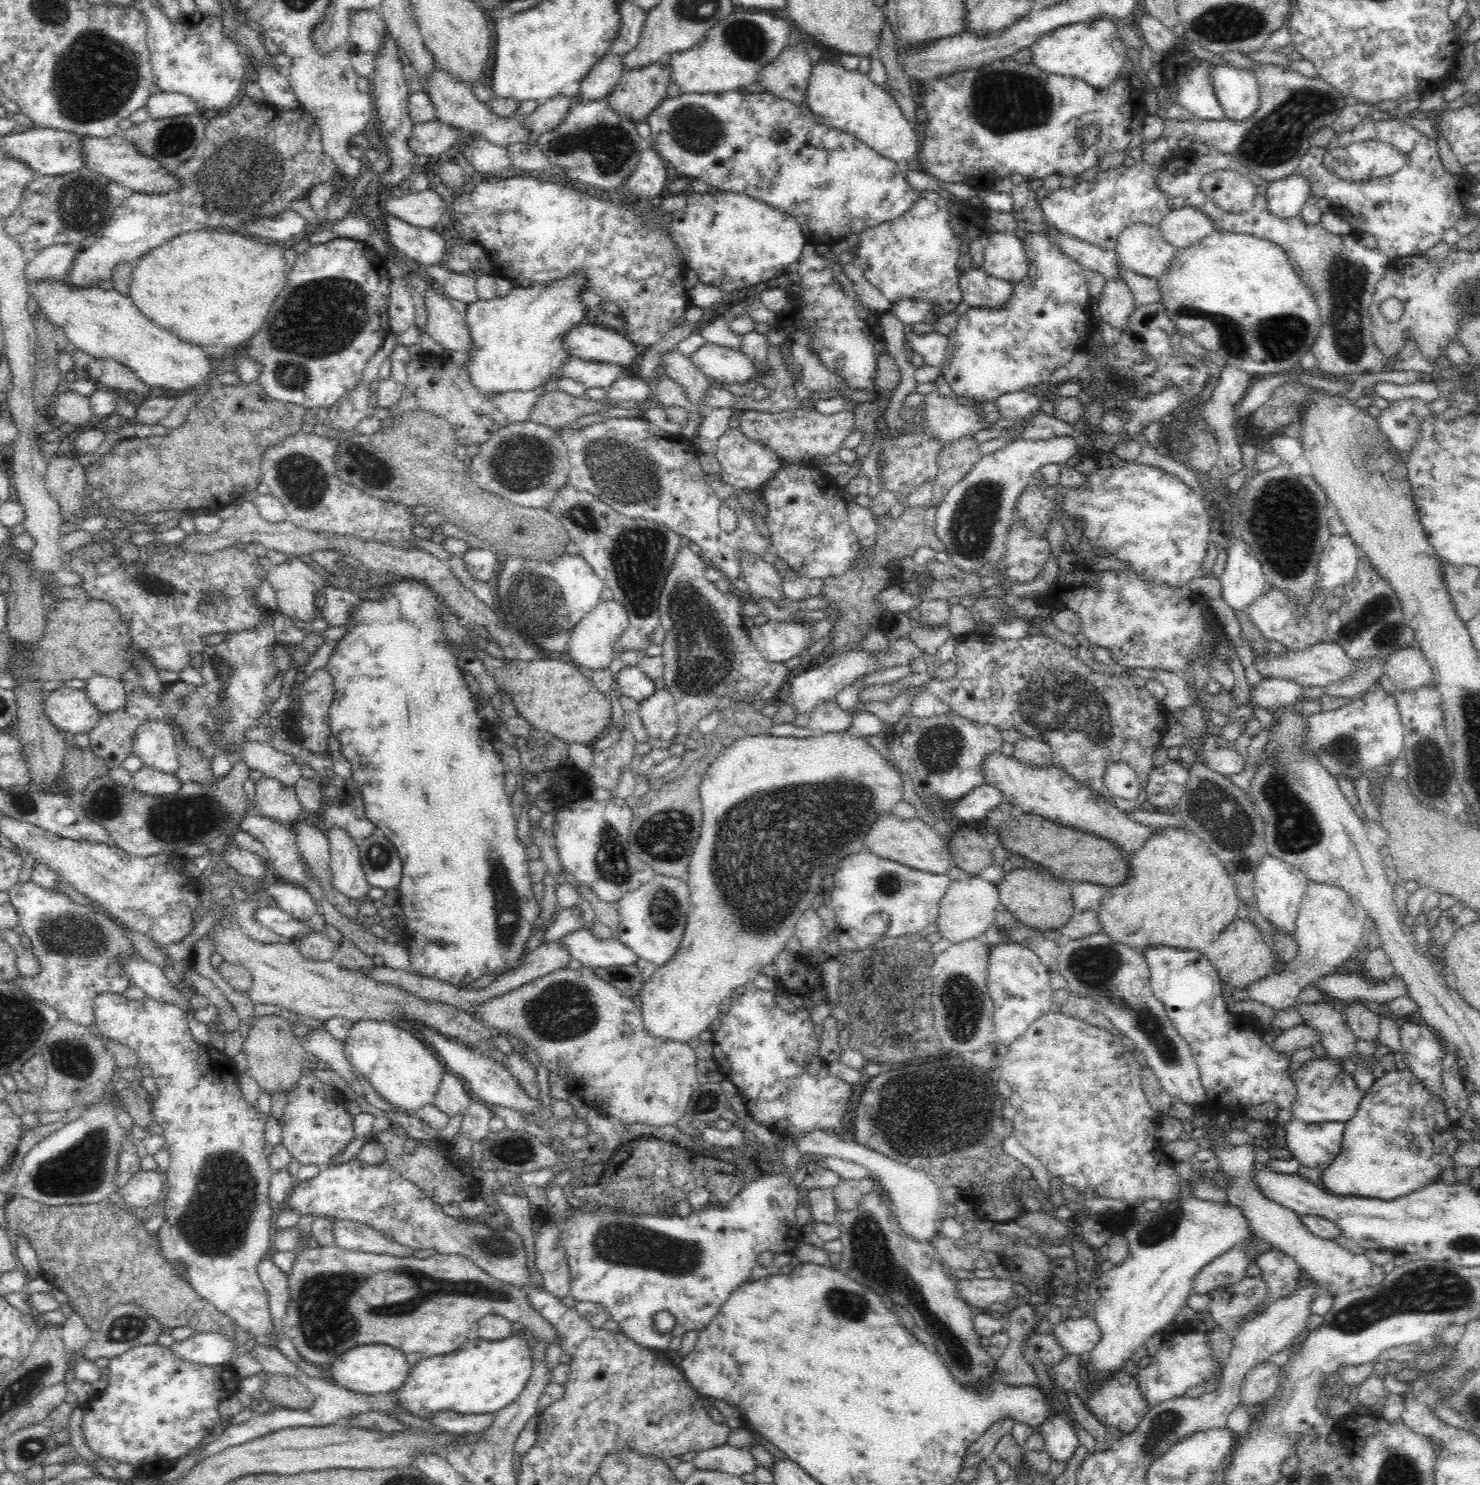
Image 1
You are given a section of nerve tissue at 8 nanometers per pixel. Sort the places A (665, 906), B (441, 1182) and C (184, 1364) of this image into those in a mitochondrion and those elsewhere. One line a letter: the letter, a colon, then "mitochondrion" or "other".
A: mitochondrion
B: other
C: other

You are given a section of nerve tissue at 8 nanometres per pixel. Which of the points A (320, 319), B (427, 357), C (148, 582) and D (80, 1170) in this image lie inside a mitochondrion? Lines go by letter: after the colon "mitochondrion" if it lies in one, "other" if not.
A: mitochondrion
B: other
C: mitochondrion
D: mitochondrion

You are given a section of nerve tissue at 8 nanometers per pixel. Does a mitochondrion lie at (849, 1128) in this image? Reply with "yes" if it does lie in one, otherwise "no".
no

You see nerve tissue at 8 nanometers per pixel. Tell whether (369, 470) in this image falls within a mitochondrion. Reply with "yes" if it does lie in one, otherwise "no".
yes

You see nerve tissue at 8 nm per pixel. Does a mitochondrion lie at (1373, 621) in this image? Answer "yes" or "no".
yes

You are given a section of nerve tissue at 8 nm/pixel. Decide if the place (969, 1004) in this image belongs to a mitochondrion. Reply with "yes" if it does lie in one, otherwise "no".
yes

